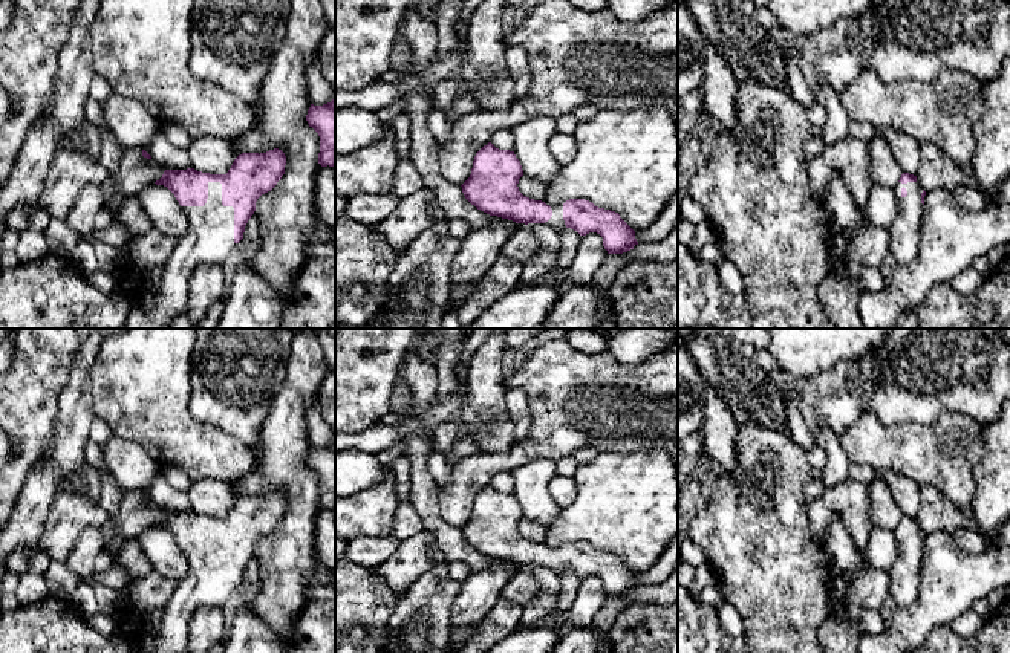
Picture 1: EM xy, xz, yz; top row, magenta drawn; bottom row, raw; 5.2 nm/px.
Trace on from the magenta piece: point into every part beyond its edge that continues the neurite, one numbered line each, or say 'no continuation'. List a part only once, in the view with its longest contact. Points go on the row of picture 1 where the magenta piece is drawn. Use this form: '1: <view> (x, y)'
1: xy (210, 239)

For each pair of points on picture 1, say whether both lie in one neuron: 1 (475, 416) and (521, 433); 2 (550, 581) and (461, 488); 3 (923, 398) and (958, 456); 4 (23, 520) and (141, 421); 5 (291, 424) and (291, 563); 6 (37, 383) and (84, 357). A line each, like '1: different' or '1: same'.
1: different
2: different
3: different
4: different
5: same
6: different

